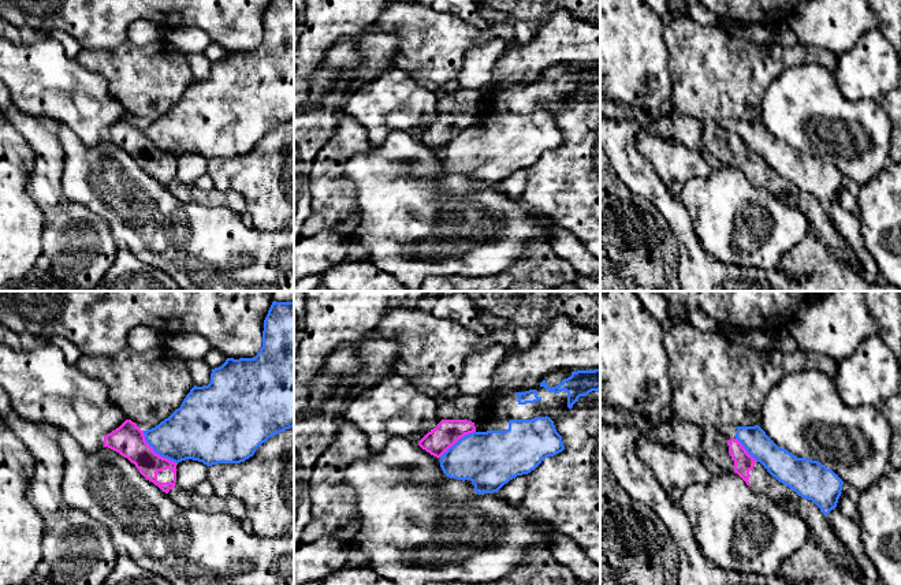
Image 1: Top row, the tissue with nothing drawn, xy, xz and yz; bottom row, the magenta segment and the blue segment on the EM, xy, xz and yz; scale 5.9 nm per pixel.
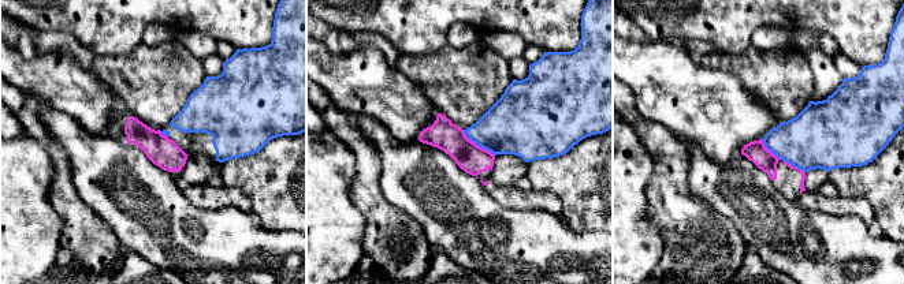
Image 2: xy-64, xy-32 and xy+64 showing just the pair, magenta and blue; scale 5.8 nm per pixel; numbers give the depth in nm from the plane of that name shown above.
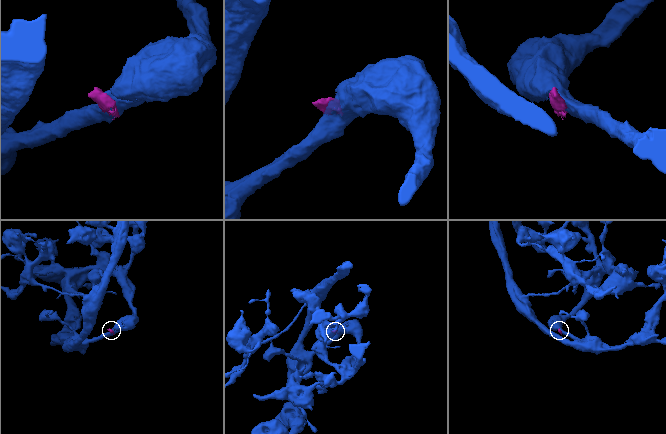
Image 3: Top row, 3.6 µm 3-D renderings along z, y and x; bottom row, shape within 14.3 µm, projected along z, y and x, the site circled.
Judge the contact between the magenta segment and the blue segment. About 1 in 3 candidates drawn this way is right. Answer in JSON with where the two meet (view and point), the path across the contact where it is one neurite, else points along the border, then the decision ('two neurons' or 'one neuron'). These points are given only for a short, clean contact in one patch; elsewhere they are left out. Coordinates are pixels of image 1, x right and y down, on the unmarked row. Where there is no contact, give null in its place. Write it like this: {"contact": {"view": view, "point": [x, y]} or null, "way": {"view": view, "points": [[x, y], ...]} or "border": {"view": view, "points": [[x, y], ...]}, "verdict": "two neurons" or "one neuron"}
{"contact": {"view": "xy", "point": [155, 146]}, "border": {"view": "xy", "points": [[142, 125], [145, 135], [156, 146], [177, 157]]}, "verdict": "two neurons"}

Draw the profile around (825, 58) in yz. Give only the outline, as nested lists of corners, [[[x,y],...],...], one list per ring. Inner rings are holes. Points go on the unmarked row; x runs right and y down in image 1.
[[[689,16],[666,22],[663,37],[673,77],[671,105],[700,123],[755,120],[768,85],[801,59],[834,72],[837,55],[820,48],[759,46]]]

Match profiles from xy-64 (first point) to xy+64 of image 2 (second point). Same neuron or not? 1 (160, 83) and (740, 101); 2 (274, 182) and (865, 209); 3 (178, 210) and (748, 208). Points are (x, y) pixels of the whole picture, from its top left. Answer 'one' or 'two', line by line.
1: two
2: two
3: one

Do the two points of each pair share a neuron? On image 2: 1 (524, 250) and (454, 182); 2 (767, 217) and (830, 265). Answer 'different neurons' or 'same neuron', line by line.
1: same neuron
2: same neuron

